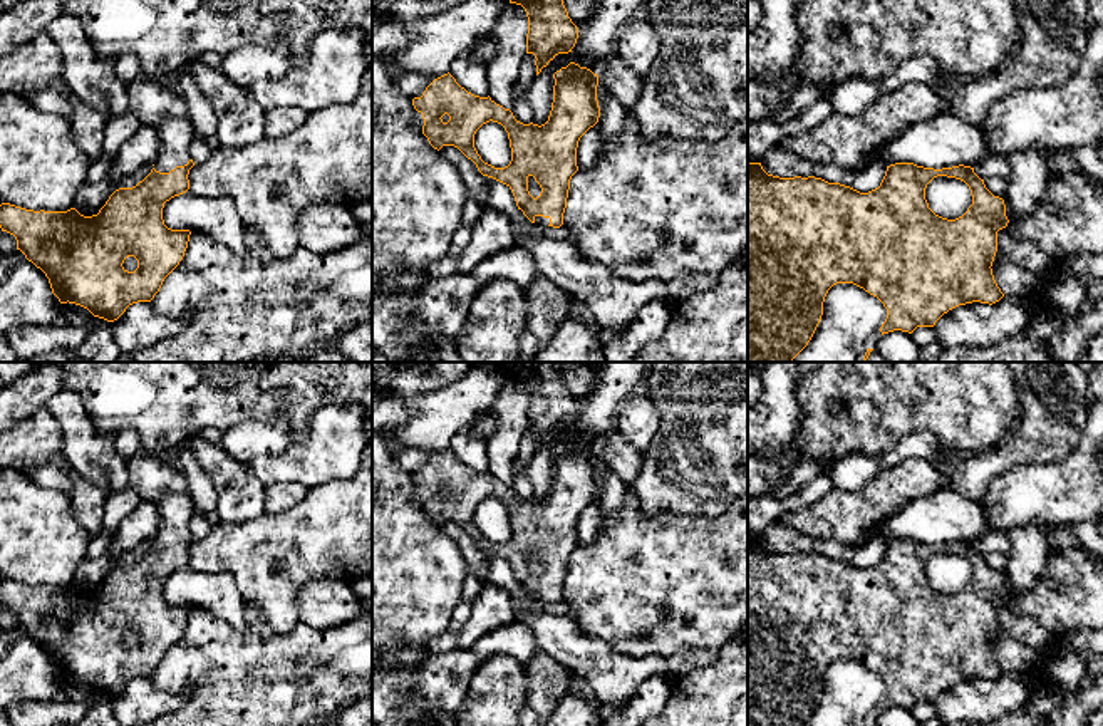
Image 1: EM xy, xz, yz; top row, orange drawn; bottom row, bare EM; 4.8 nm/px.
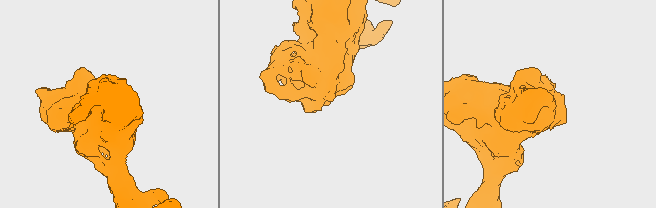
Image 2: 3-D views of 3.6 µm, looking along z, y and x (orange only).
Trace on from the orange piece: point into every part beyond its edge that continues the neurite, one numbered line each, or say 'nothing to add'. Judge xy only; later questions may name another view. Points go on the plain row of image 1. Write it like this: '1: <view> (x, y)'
1: xy (176, 510)

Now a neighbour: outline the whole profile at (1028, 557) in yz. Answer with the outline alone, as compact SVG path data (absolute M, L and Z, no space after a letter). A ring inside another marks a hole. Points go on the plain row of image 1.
M1038 525L1011 528L1007 535L1011 553L1007 555L1007 567L1002 575L1009 599L997 607L997 624L1014 639L1041 652L1051 640L1051 635L1033 619L1018 615L1012 607L1036 585L1048 563L1046 535Z

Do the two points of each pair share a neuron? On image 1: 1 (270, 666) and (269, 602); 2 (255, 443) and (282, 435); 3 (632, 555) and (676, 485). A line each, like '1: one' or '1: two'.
1: two
2: one
3: two

